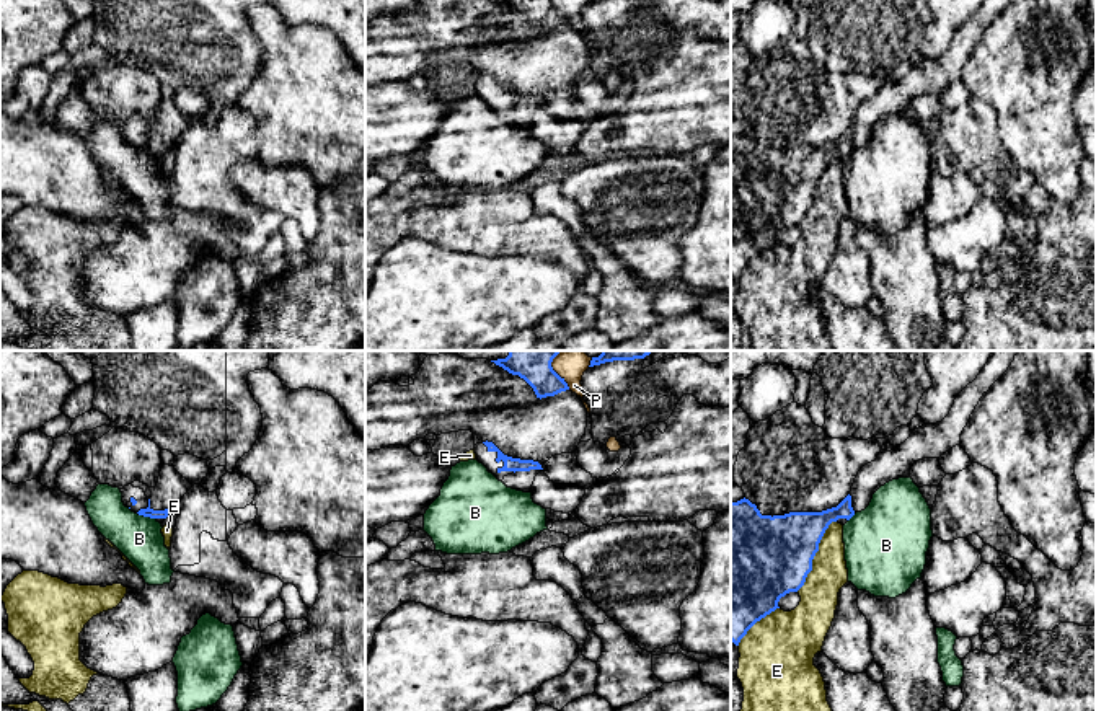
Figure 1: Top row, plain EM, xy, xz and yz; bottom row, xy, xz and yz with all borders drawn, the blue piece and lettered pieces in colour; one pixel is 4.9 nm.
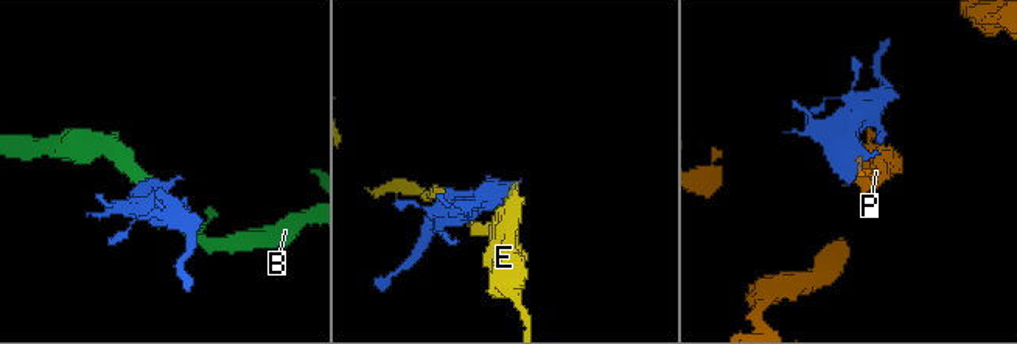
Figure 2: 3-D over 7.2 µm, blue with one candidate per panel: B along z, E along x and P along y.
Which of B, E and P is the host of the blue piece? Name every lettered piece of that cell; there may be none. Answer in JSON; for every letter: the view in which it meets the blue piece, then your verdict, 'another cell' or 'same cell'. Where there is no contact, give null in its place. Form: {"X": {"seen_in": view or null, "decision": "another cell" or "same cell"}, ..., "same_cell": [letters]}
{"B": {"seen_in": "xy", "decision": "another cell"}, "E": {"seen_in": "yz", "decision": "another cell"}, "P": {"seen_in": "xz", "decision": "another cell"}, "same_cell": []}

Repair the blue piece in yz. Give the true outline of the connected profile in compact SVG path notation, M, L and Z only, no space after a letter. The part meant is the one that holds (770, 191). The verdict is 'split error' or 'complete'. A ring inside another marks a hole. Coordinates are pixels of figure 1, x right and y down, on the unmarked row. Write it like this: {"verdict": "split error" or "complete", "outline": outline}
{"verdict": "split error", "outline": "M985 0L977 13L954 34L949 49L936 59L923 59L894 85L881 85L877 93L864 99L850 129L837 140L822 147L789 147L784 150L762 150L749 134L731 137L731 276L739 280L747 266L762 253L775 246L781 232L798 227L812 205L812 194L819 178L832 157L850 155L864 145L873 129L886 117L910 113L912 99L923 93L939 93L961 78L961 68L980 33L1003 11L1010 0Z"}

